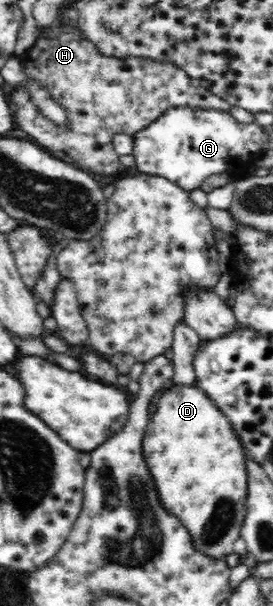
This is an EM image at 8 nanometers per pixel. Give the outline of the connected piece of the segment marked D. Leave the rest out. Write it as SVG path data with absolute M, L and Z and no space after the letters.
M176 383L176 387L164 391L160 395L158 401L158 409L150 421L150 427L146 427L144 433L143 445L145 461L147 462L150 475L154 475L158 487L157 492L160 495L161 503L166 503L166 507L170 507L170 512L174 512L181 523L185 527L190 527L190 535L194 535L194 539L198 539L198 547L202 547L202 551L210 551L210 555L230 555L234 551L234 542L240 537L240 527L242 527L243 519L246 515L247 491L249 482L249 470L247 466L245 448L240 443L240 436L236 435L234 425L229 417L209 398L209 395L198 384L182 384Z

